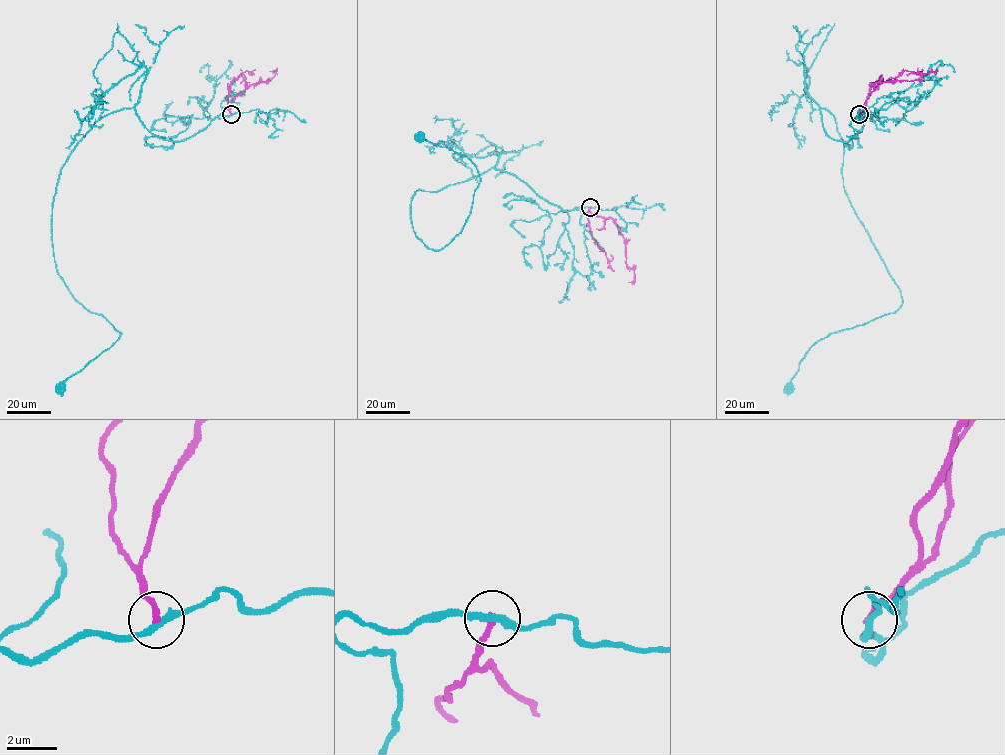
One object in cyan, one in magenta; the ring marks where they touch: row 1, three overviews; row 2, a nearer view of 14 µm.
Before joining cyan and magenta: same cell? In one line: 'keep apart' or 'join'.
keep apart

